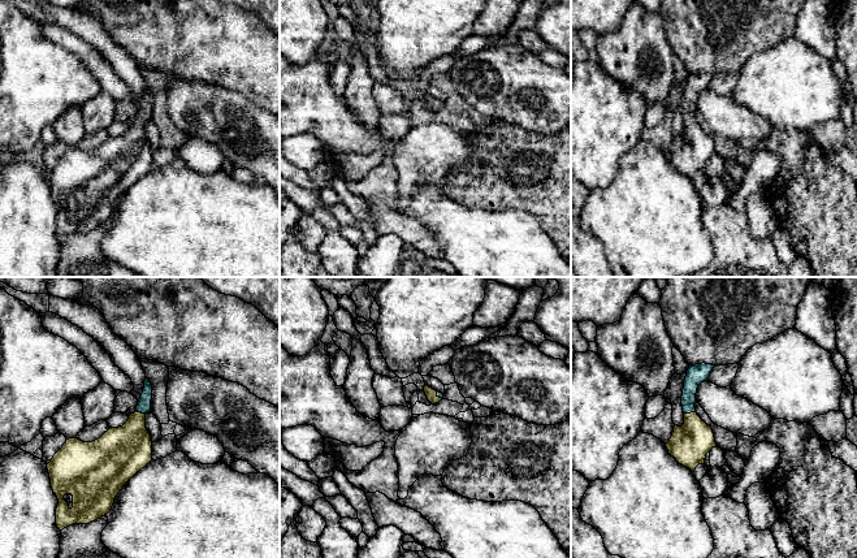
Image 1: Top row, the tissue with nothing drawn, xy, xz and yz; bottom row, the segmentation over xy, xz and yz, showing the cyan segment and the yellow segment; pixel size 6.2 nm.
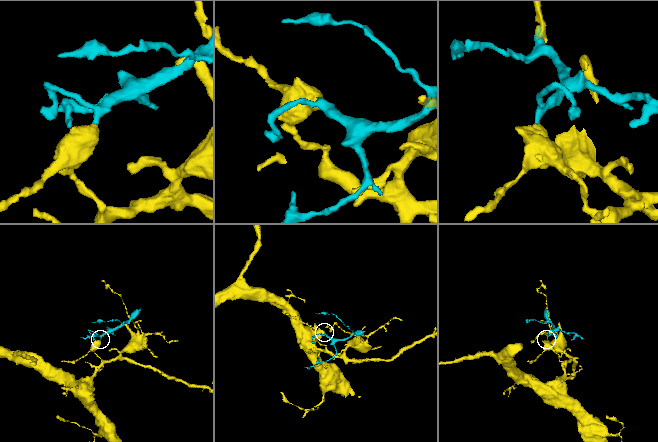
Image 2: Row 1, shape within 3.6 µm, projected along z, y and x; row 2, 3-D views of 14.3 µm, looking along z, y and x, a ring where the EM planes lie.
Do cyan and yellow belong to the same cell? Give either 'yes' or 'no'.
yes

